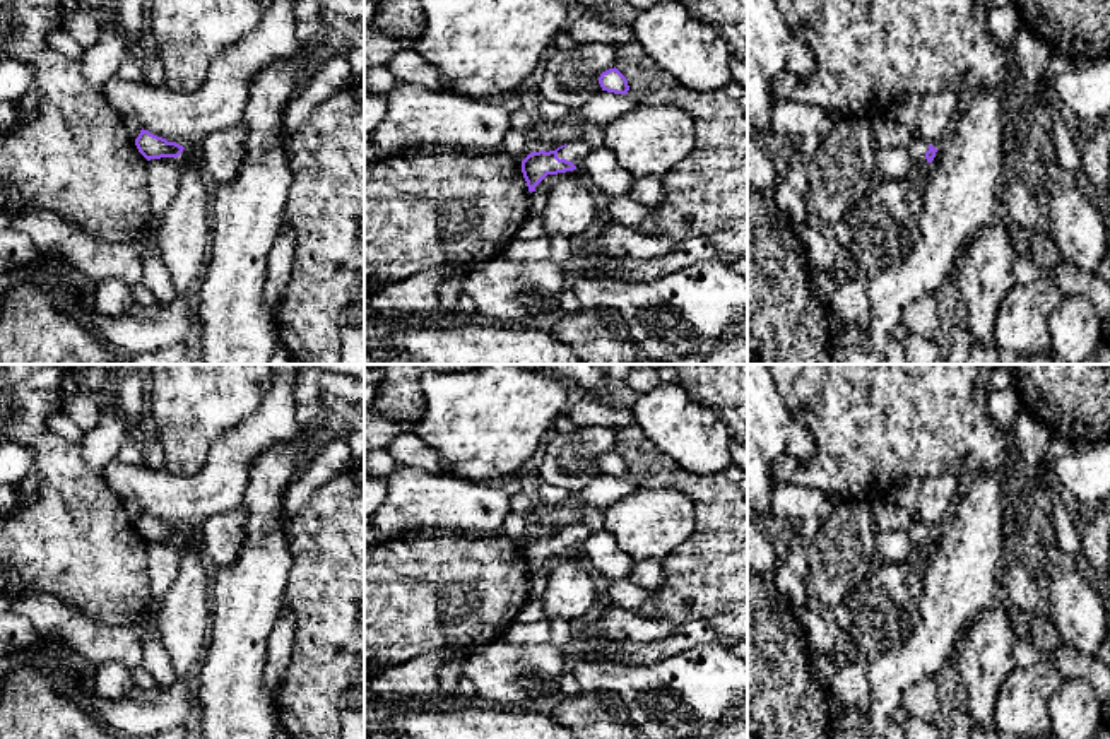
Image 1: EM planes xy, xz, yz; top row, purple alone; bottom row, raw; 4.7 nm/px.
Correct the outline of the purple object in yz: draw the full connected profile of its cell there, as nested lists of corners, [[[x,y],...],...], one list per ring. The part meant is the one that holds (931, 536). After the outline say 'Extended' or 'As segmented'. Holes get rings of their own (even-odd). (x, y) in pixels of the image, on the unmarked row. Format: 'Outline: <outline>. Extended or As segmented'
Outline: [[[924,522],[908,530],[917,554],[906,561],[884,561],[872,576],[857,582],[841,607],[850,614],[848,643],[852,659],[874,660],[876,657],[903,647],[918,621],[917,578],[922,568],[922,553],[934,544],[937,532]]]. Extended

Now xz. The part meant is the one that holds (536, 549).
Outline: [[[571,525],[558,530],[556,534],[530,535],[522,544],[522,556],[527,565],[528,575],[547,559],[576,553],[580,542],[590,534],[583,525]]]. Extended

